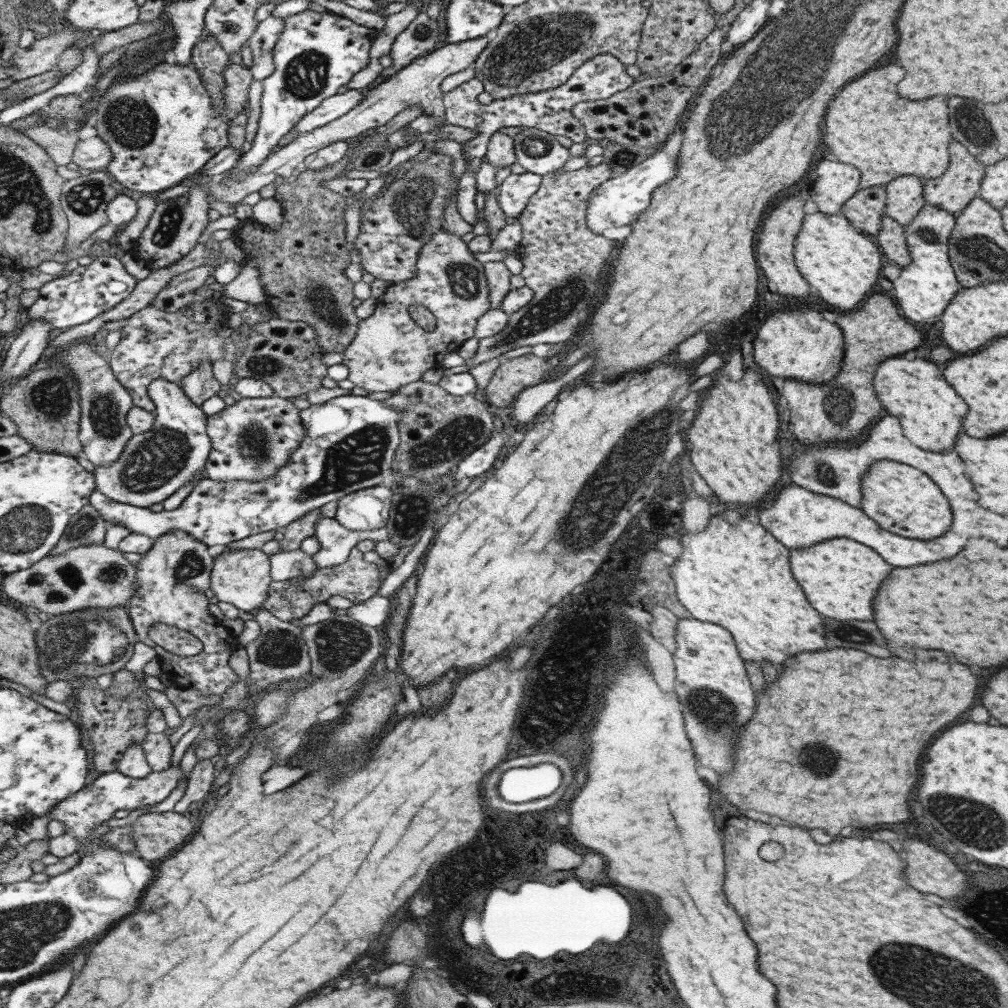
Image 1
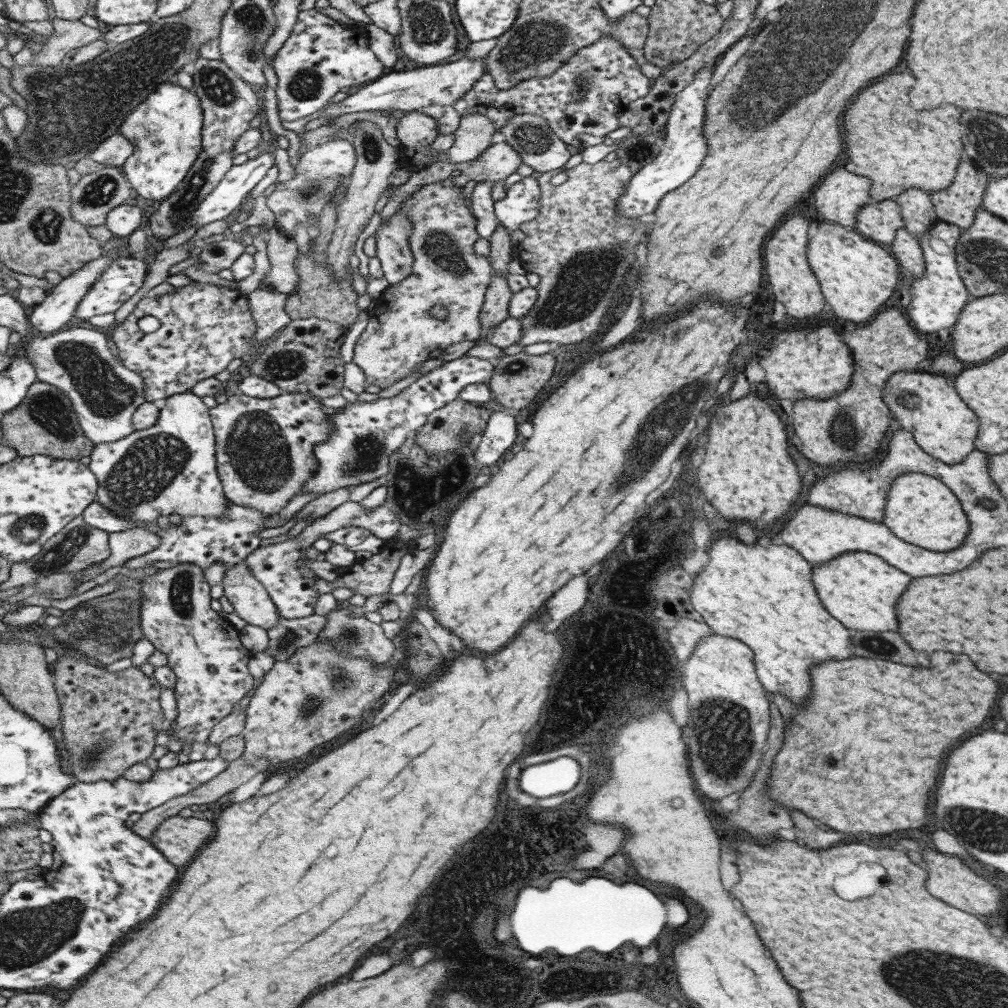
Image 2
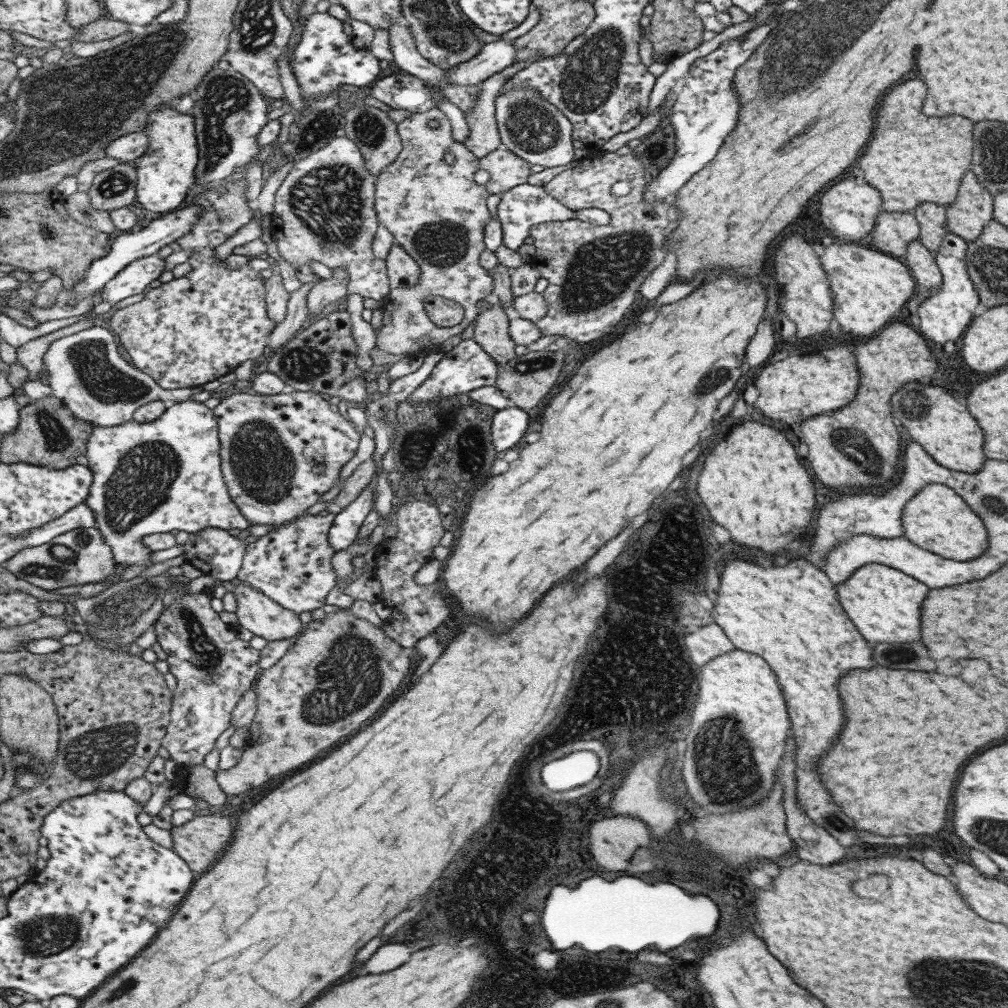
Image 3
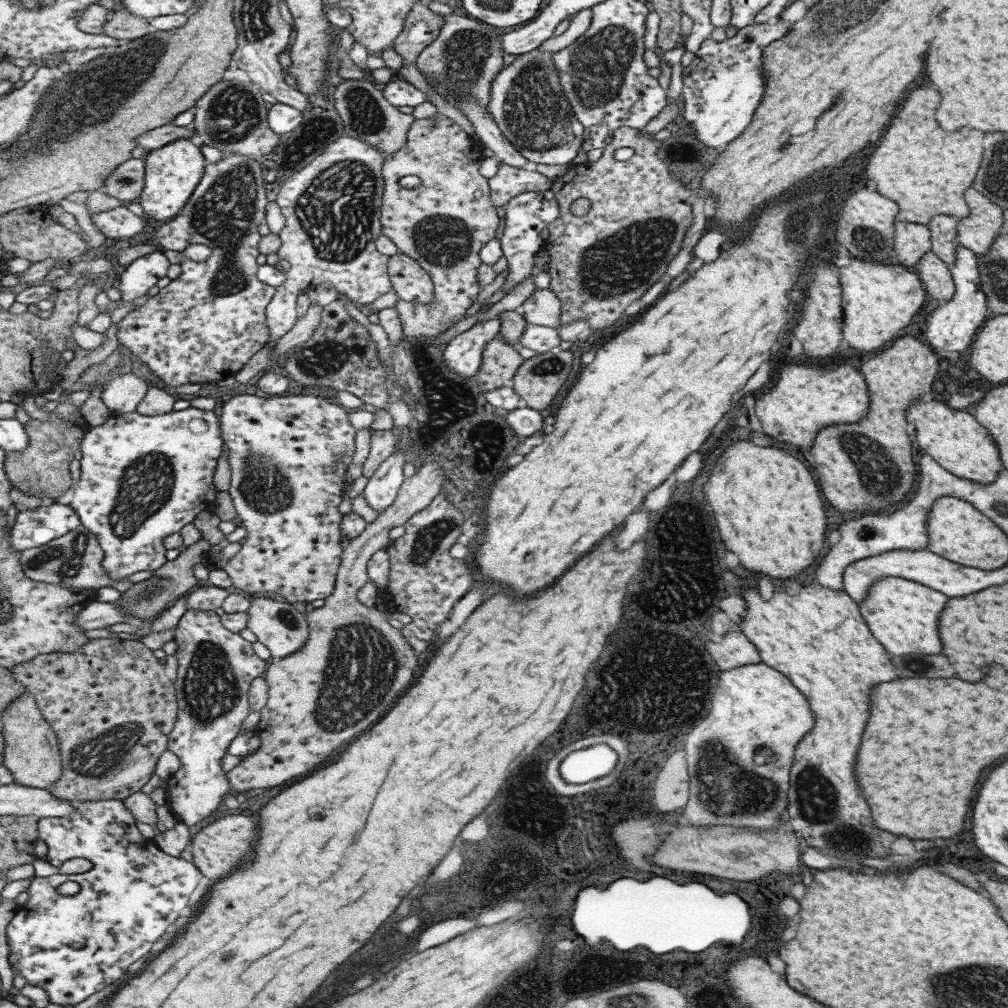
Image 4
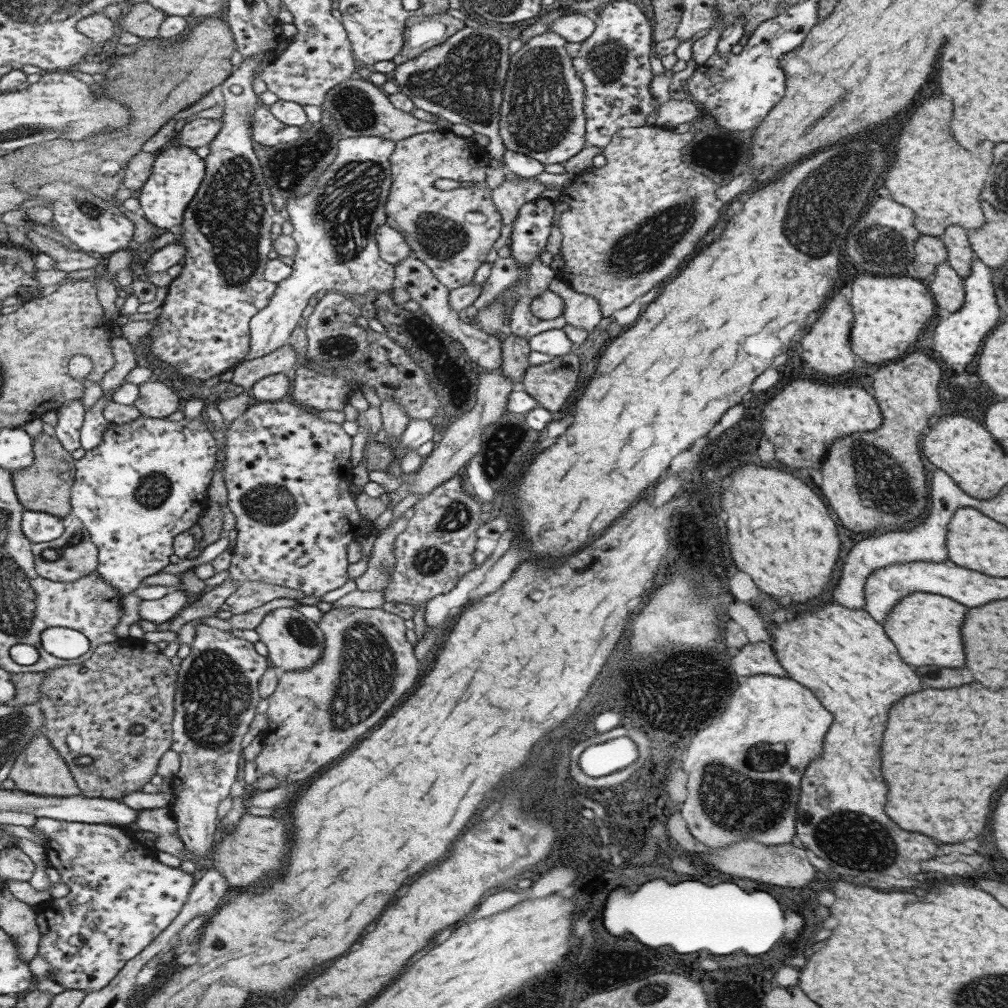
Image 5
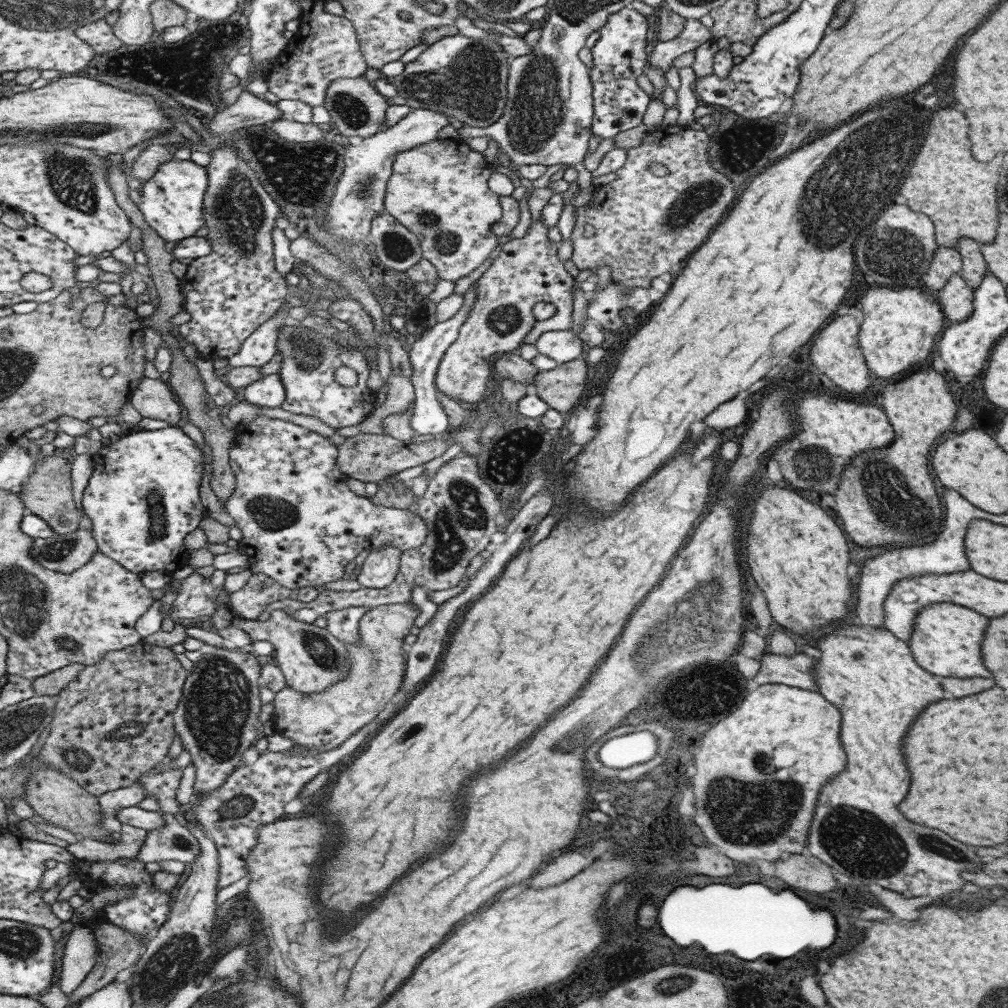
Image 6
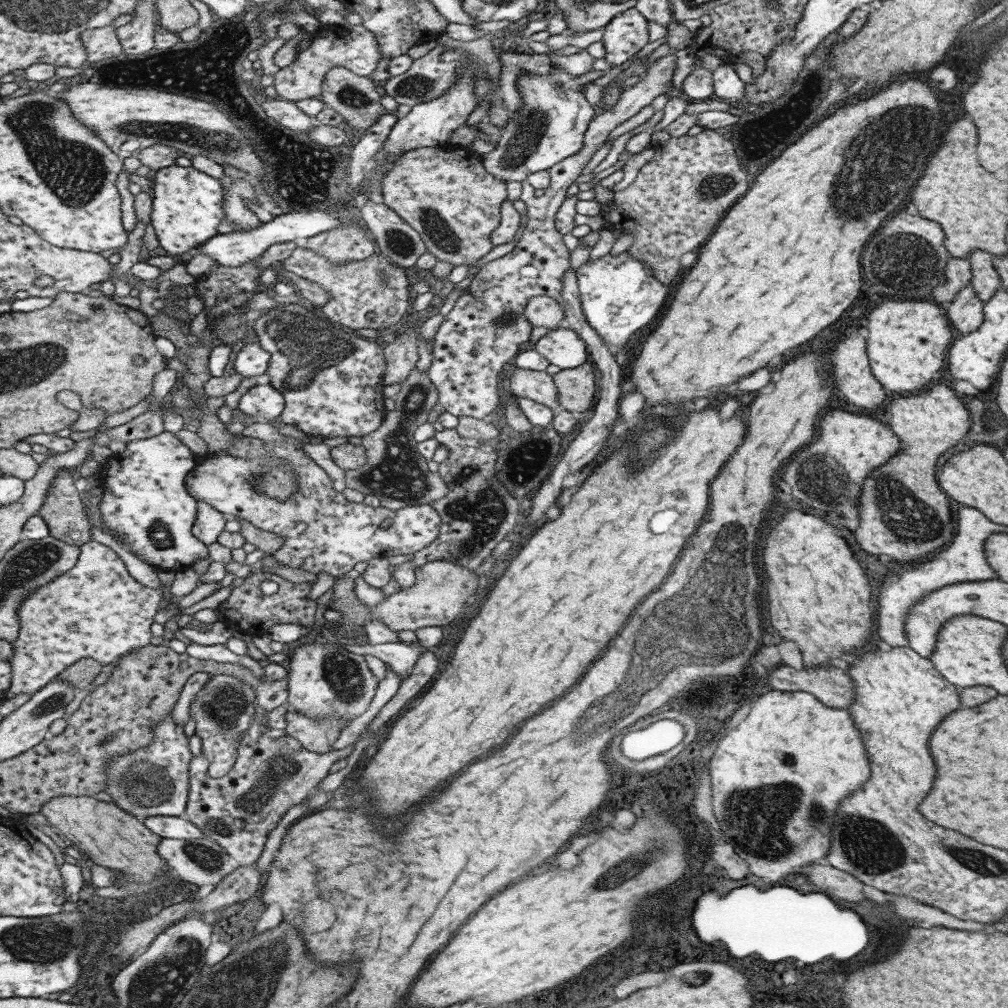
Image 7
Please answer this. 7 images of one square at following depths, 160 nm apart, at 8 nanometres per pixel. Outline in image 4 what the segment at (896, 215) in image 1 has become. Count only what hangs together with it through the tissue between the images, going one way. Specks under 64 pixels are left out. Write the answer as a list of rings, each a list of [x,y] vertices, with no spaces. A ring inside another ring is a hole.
[[[941,215],[931,218],[926,225],[930,232],[931,253],[948,266],[956,258],[956,246],[959,245],[956,237],[957,222],[957,217]]]

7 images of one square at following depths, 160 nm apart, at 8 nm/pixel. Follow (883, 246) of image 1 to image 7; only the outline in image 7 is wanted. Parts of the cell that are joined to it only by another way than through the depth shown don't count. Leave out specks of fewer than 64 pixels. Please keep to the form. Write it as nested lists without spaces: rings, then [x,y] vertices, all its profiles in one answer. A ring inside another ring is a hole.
[[[963,287],[944,306],[949,323],[961,333],[970,333],[983,322],[982,302],[975,296],[973,289]]]

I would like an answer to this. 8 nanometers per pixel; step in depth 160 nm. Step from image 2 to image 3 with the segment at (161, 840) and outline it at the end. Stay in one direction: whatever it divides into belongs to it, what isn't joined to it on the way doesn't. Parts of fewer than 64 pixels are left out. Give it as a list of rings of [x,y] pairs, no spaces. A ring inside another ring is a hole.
[[[220,815],[199,816],[183,826],[172,828],[172,848],[196,871],[198,879],[199,874],[207,872],[219,860],[223,850],[233,842],[233,832],[235,832],[235,826],[229,818]]]

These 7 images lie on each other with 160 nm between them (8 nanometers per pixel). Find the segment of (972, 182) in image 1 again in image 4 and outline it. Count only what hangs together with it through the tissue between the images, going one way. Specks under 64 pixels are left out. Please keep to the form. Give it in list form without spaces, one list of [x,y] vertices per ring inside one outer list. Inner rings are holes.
[[[971,186],[965,190],[964,200],[969,207],[969,216],[957,222],[958,244],[976,256],[987,254],[993,239],[1003,232],[1003,208],[990,202]]]

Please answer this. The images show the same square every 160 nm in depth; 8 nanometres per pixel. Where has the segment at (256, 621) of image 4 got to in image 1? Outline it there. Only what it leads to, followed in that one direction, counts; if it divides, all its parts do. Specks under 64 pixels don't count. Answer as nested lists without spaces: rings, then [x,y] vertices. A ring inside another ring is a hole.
[[[260,549],[228,550],[215,556],[212,570],[212,592],[219,601],[234,604],[242,615],[254,616],[261,609],[270,579],[269,556]]]

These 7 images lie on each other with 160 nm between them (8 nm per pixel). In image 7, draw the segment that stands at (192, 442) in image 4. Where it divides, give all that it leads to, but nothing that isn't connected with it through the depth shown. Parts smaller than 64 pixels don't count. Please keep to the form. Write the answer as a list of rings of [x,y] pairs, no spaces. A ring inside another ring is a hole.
[[[163,431],[152,437],[128,442],[124,451],[111,455],[101,465],[107,475],[106,495],[100,502],[102,521],[110,530],[120,532],[124,536],[126,548],[146,564],[184,572],[191,569],[197,560],[207,557],[211,560],[208,545],[192,533],[196,526],[199,502],[189,492],[187,479],[198,464],[199,457],[191,452],[187,444],[183,444],[174,432]]]

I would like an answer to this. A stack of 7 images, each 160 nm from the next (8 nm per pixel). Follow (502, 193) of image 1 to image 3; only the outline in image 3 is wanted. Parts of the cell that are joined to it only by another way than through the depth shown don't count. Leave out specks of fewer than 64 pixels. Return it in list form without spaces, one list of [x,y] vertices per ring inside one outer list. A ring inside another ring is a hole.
[[[523,183],[513,186],[511,190],[501,195],[501,200],[497,204],[497,216],[502,230],[502,244],[509,250],[517,250],[523,240],[529,237],[529,228],[535,224],[553,221],[581,220],[590,226],[606,226],[609,222],[609,215],[597,208],[586,208],[578,211],[571,211],[569,208],[557,203],[553,197],[543,191],[542,185],[535,186]]]

